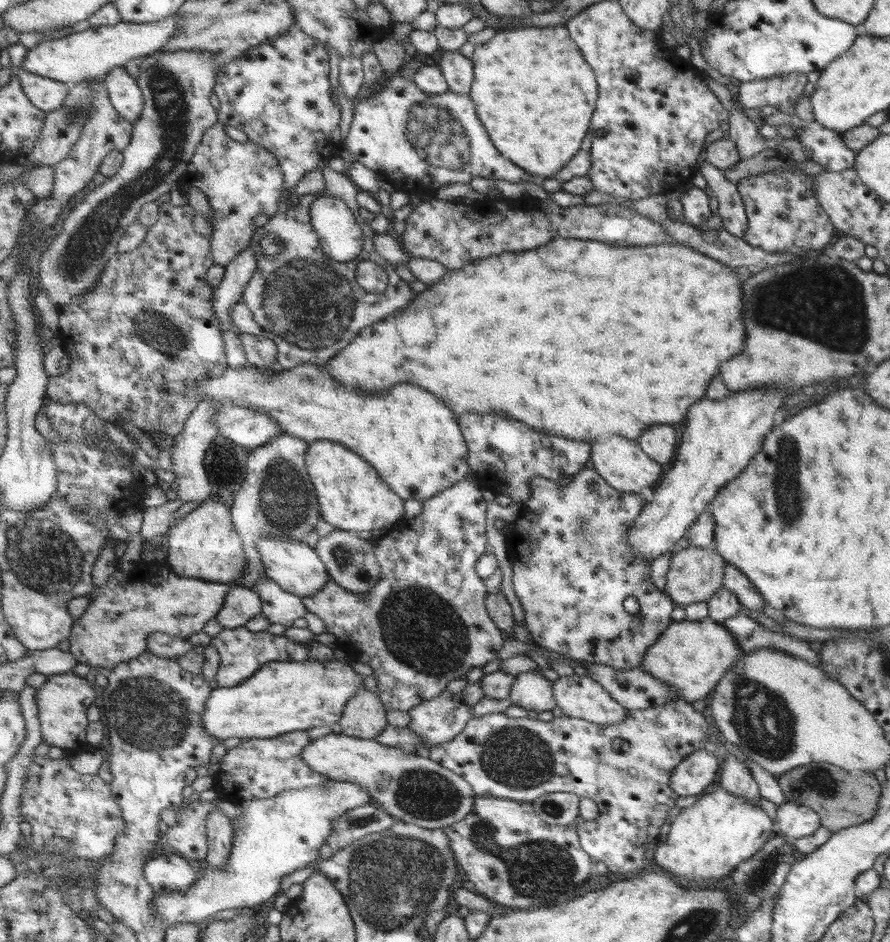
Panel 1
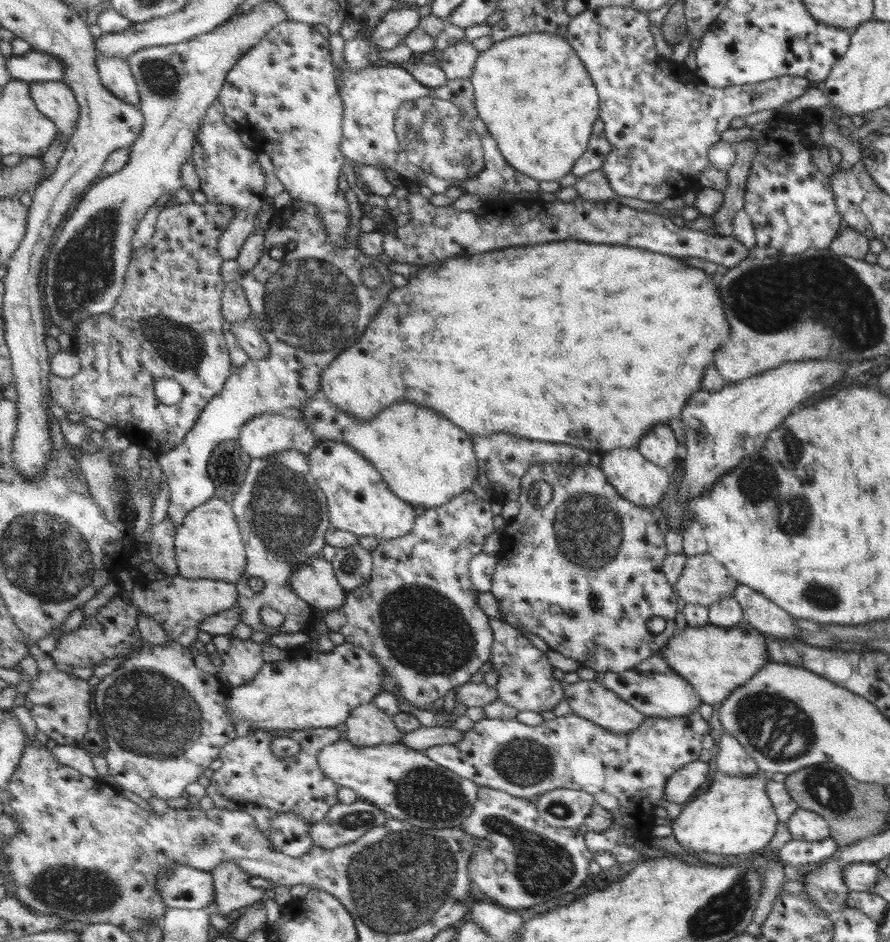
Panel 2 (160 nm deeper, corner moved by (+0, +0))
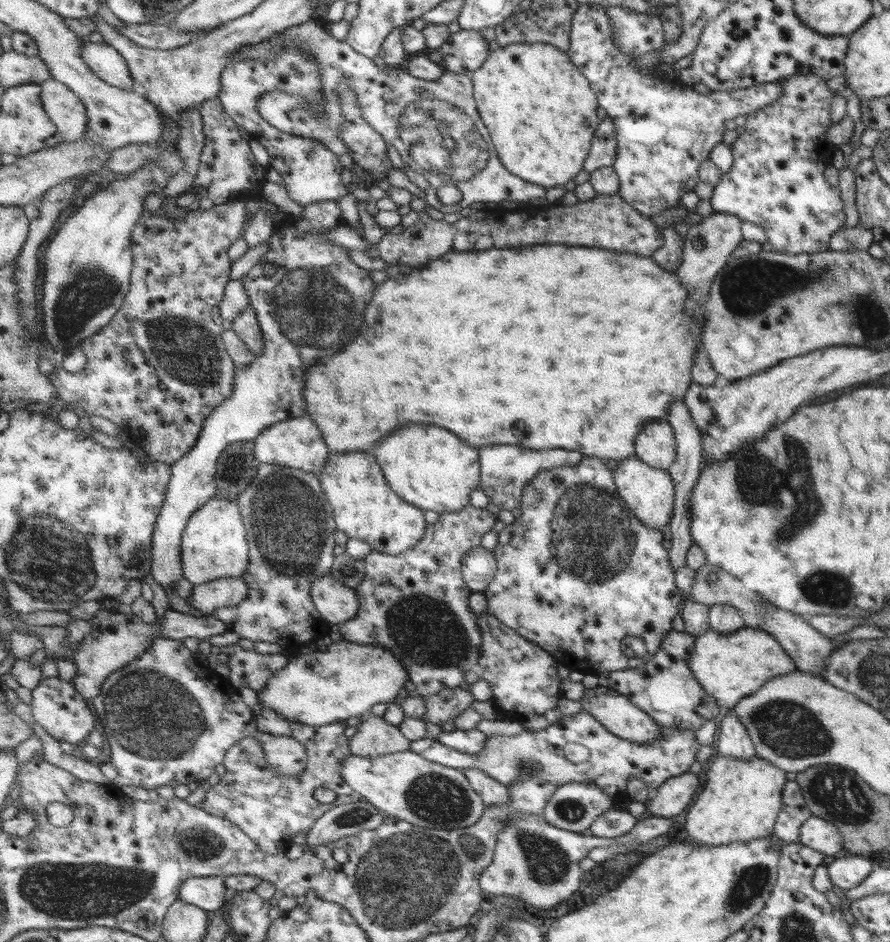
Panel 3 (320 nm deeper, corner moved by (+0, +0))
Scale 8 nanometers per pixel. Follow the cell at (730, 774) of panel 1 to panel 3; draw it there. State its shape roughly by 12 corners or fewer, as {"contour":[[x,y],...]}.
{"contour":[[731,709],[719,722],[715,754],[754,755],[746,728]]}

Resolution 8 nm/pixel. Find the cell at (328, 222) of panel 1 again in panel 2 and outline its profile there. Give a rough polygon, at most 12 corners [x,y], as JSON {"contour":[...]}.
{"contour":[[287,19],[218,99],[344,249],[344,102],[330,41]]}

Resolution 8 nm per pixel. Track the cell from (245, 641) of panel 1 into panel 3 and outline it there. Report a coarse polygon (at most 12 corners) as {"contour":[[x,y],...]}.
{"contour":[[220,647],[237,689],[263,692],[289,665],[286,653],[260,654]]}

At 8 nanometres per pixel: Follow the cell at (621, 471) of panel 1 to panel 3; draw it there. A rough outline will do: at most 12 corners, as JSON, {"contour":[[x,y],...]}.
{"contour":[[637,456],[612,465],[618,493],[650,530],[668,532],[676,486]]}

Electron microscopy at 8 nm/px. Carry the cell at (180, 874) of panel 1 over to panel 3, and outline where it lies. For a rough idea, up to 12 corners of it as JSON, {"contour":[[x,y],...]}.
{"contour":[[219,876],[191,877],[177,901],[213,915],[231,899]]}

